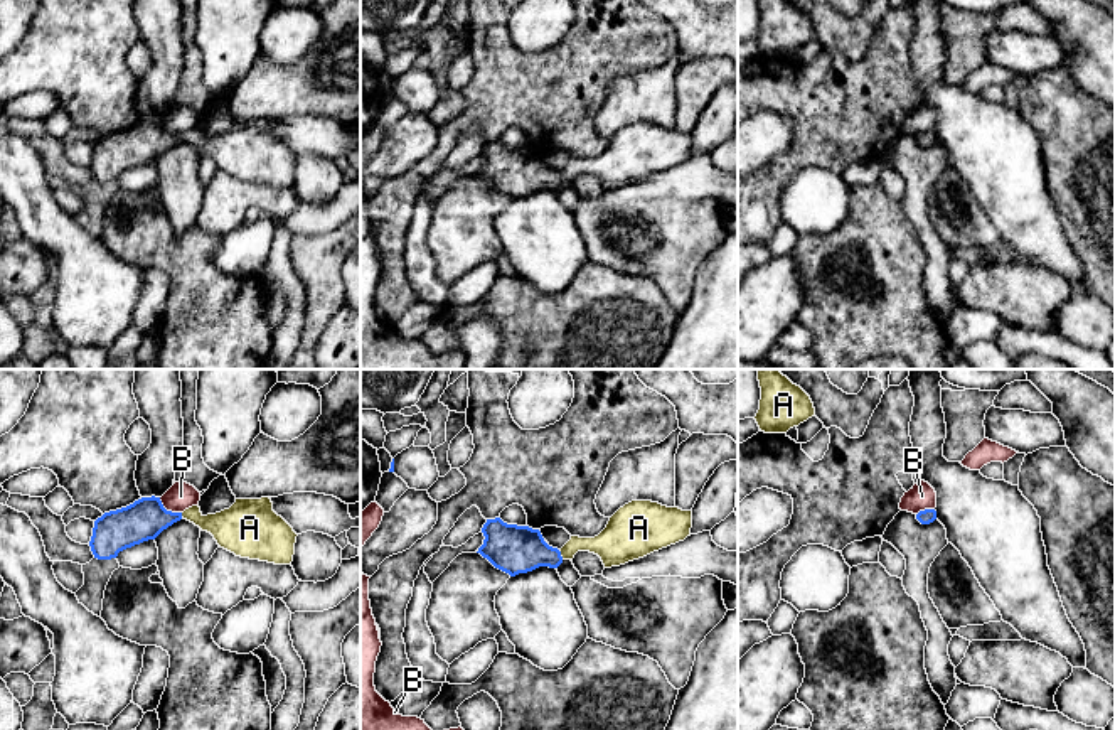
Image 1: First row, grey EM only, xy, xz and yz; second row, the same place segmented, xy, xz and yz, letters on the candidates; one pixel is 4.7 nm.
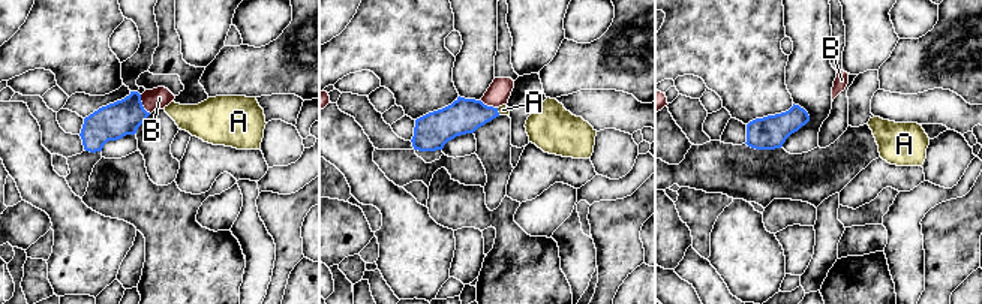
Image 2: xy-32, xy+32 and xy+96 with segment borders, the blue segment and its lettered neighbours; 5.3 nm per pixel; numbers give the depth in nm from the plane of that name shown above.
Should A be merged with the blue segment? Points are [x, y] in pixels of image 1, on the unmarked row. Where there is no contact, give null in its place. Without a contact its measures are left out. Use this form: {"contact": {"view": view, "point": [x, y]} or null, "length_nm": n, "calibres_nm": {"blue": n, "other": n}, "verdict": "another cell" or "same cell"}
{"contact": {"view": "xz", "point": [560, 177]}, "length_nm": 50, "calibres_nm": {"blue": 220, "other": 160}, "verdict": "same cell"}

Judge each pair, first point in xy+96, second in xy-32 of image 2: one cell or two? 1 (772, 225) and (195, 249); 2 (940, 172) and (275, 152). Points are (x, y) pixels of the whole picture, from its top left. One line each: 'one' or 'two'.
1: one
2: one

